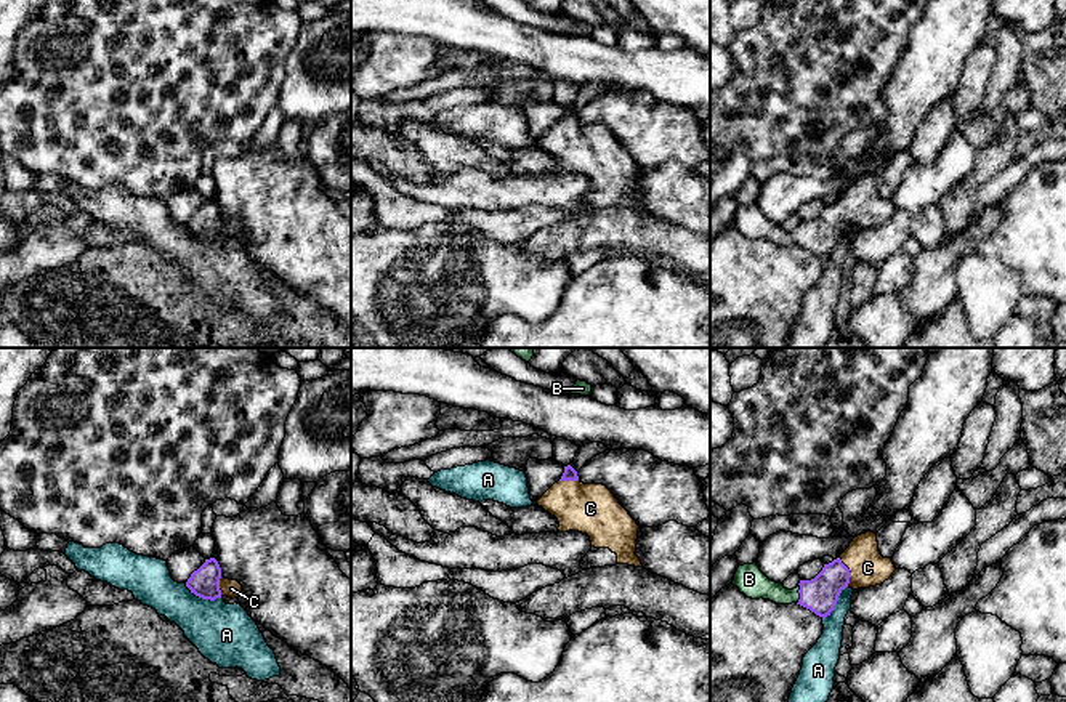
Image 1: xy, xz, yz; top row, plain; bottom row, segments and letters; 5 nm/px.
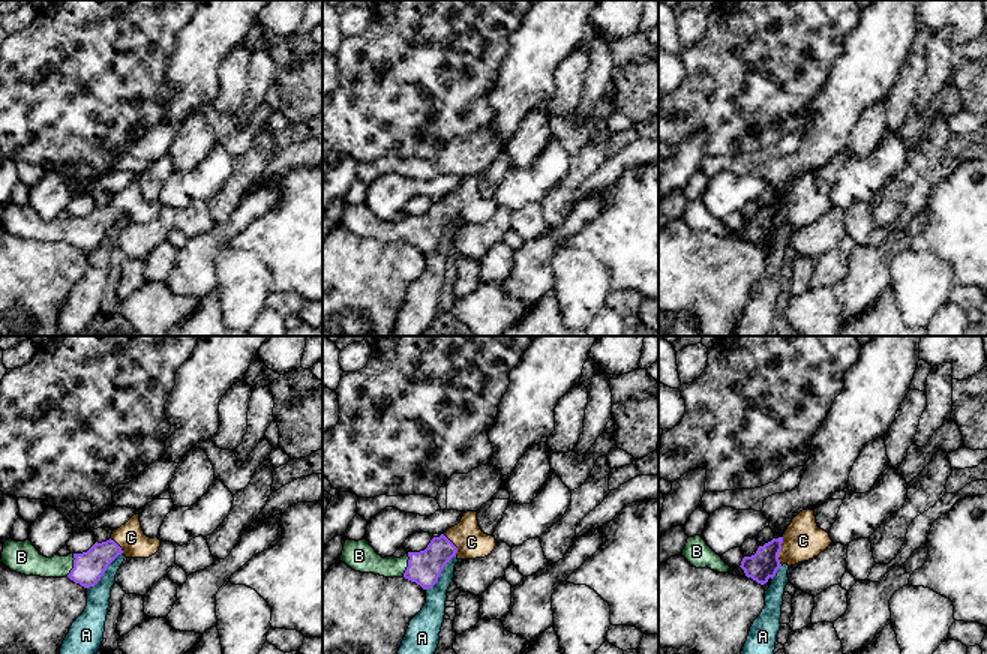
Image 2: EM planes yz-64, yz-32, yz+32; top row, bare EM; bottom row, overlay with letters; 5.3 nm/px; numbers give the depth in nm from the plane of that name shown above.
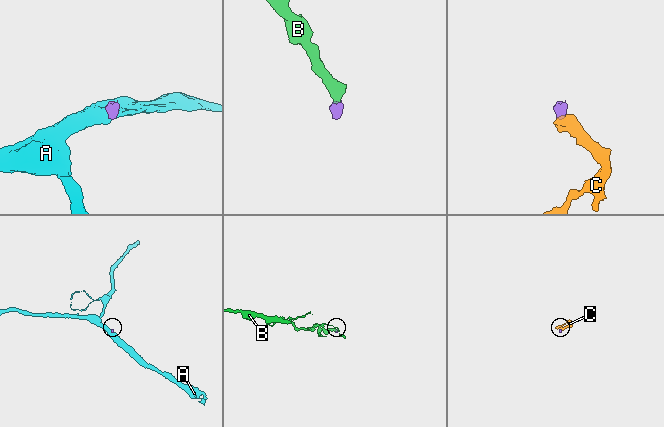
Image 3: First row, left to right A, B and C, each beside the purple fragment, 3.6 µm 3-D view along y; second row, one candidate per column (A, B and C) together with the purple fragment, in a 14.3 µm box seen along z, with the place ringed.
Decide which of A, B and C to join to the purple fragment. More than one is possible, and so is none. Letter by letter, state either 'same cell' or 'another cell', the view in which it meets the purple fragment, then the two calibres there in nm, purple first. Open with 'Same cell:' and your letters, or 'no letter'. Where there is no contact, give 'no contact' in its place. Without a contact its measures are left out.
Same cell: B, C
A: another cell; meets purple in xy; 150 nm thick on the purple side, 300 nm on the other
B: same cell; meets purple in yz; 180 nm thick on the purple side, 150 nm on the other
C: same cell; meets purple in yz; 180 nm thick on the purple side, 180 nm on the other

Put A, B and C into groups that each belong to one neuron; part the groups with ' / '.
A / B C

